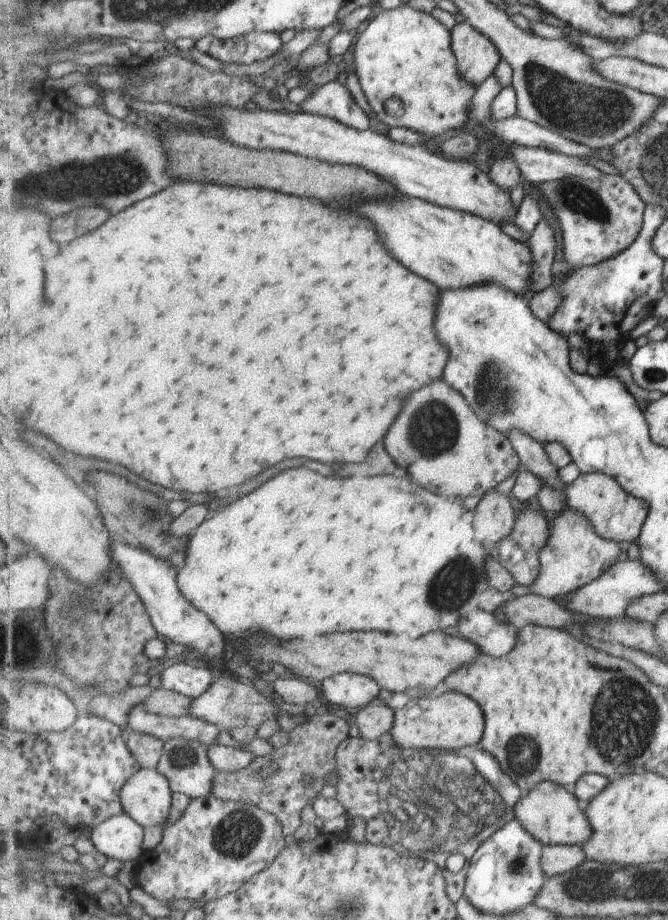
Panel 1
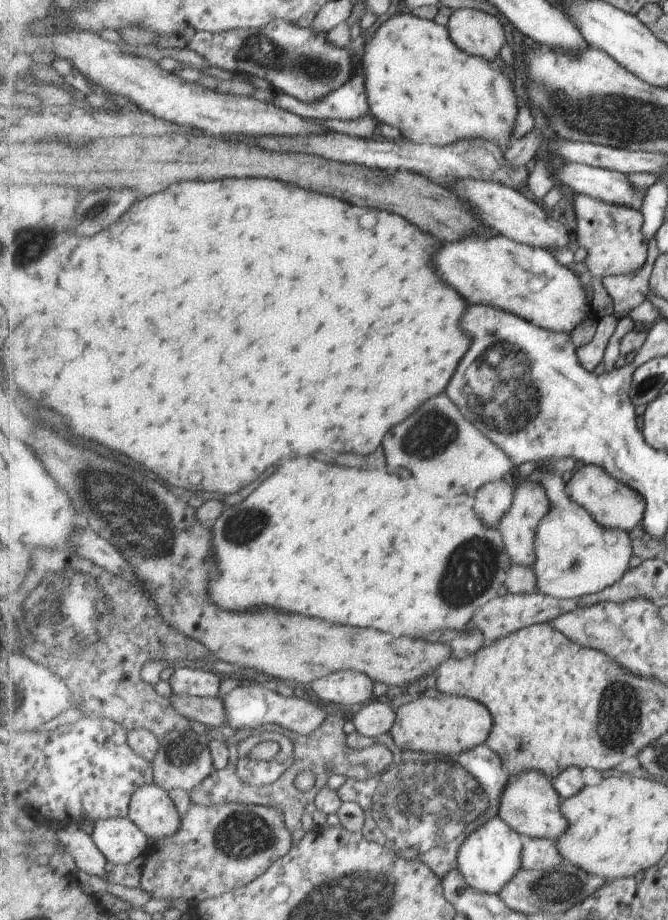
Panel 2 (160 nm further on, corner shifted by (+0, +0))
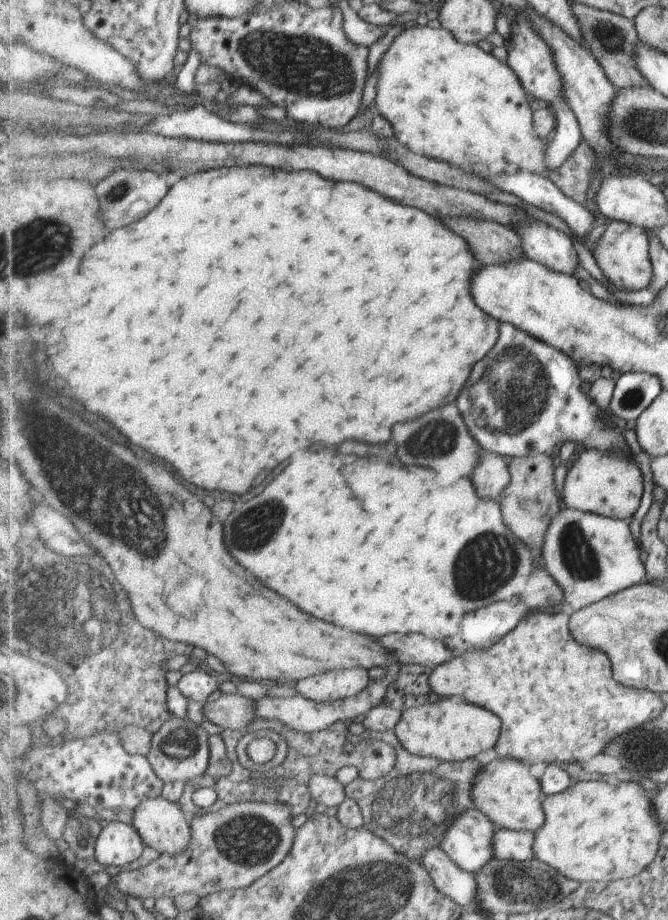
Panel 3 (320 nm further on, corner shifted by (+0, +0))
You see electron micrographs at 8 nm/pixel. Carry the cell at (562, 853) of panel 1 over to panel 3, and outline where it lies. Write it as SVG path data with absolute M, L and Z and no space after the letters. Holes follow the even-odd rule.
M497 828L496 857L503 860L530 861L535 859L534 834L529 831Z

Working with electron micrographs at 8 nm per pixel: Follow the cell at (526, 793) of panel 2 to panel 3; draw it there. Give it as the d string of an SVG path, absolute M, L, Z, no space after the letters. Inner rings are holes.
M497 756L490 762L482 765L483 770L479 771L474 778L472 784L473 804L475 808L485 813L497 826L504 829L513 829L516 831L529 831L534 833L539 831L545 823L547 823L547 816L543 808L545 794L541 781L531 772L529 772L529 764L523 761L510 758L501 758Z

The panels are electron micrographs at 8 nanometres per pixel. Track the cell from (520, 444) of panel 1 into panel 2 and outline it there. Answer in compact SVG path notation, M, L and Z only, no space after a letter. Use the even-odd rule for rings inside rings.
M542 465L539 471L542 472L541 484L545 486L548 498L552 502L549 515L541 520L536 532L536 564L533 566L533 576L537 579L539 593L559 599L581 598L587 594L603 592L605 588L614 586L615 582L623 580L623 576L634 566L635 557L630 532L625 532L621 528L607 530L594 521L583 506L569 497L562 473L555 470L552 465Z

